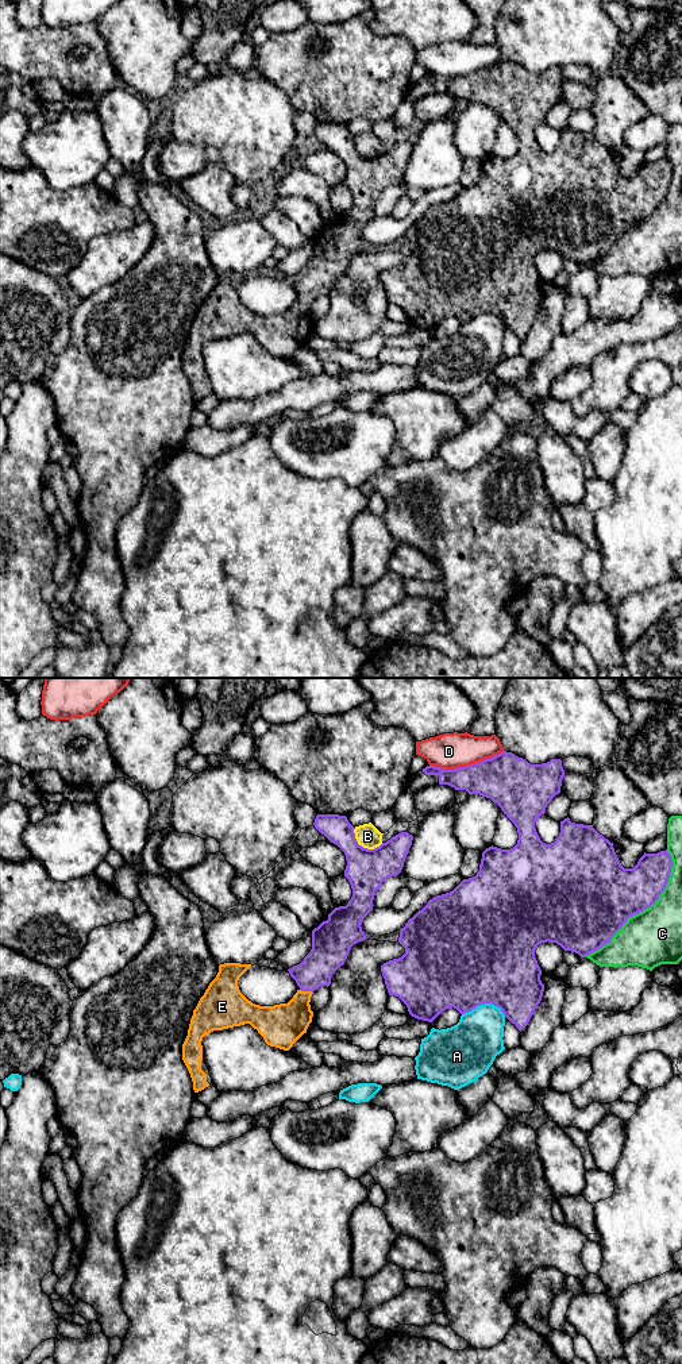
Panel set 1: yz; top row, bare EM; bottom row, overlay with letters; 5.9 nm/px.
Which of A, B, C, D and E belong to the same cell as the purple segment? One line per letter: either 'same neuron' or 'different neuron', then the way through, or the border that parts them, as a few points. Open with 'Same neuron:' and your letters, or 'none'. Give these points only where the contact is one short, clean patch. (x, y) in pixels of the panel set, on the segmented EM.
Same neuron: E
A: different neuron
B: different neuron
C: different neuron
D: different neuron
E: same neuron

